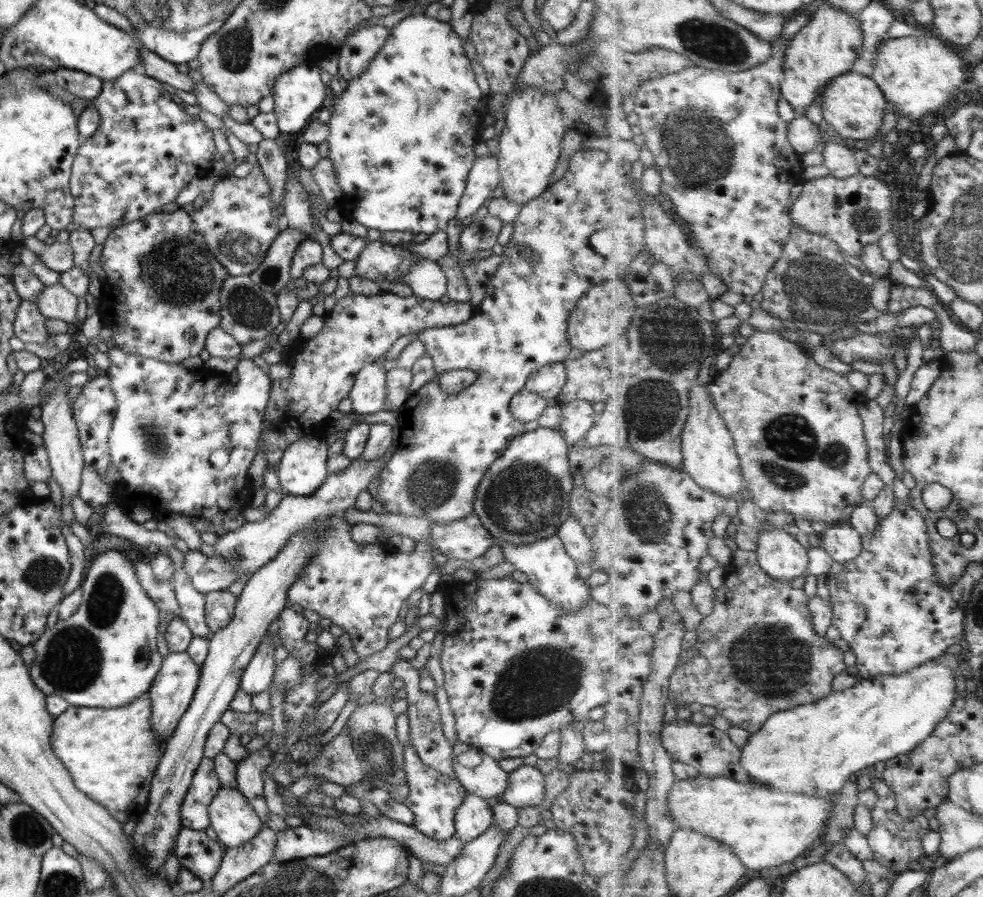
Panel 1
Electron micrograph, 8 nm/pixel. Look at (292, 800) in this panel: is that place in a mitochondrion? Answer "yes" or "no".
no

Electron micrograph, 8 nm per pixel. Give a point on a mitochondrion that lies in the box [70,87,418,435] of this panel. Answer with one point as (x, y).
(186, 274)

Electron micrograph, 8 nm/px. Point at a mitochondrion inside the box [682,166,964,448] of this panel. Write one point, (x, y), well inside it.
(814, 290)

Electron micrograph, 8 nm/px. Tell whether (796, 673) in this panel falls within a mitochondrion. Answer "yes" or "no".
yes

